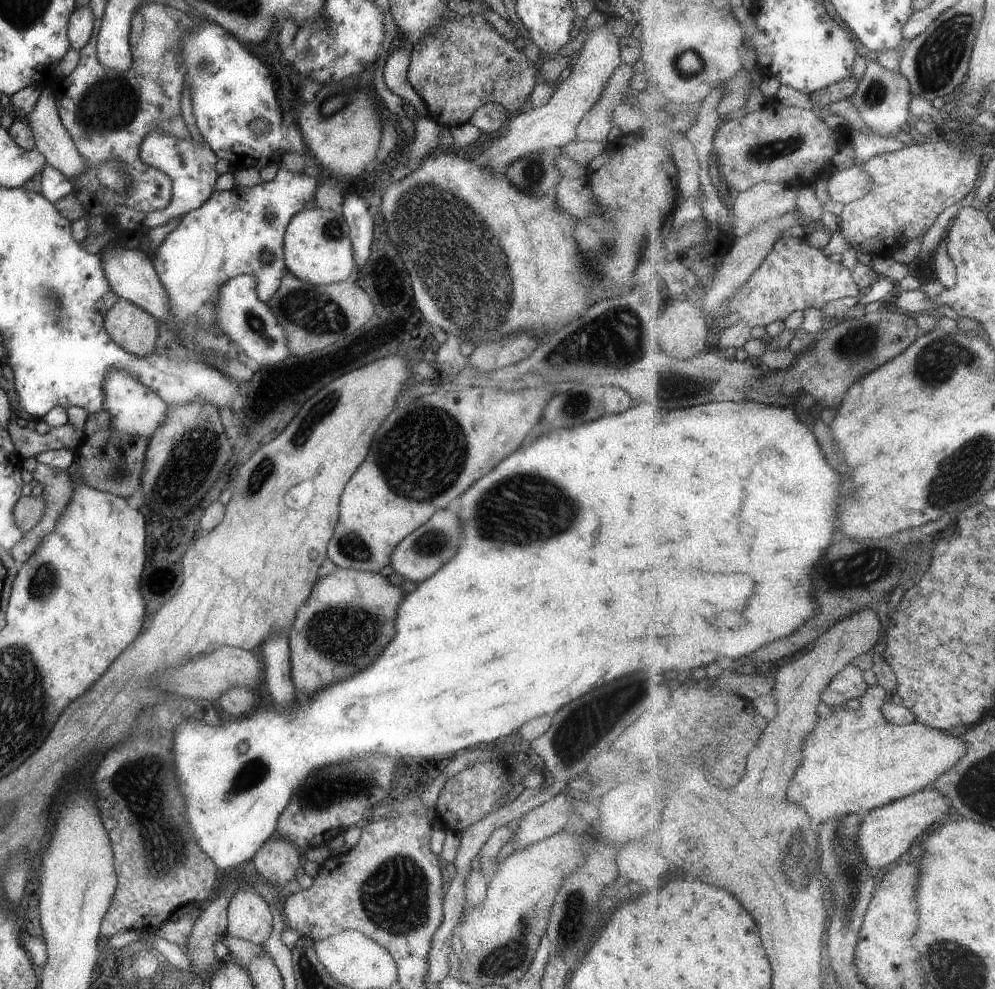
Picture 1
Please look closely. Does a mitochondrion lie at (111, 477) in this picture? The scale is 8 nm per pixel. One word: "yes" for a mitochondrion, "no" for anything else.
yes

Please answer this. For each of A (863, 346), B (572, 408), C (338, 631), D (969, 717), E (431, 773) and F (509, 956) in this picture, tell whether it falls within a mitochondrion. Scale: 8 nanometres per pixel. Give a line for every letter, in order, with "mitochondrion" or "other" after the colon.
A: mitochondrion
B: mitochondrion
C: mitochondrion
D: other
E: other
F: mitochondrion

